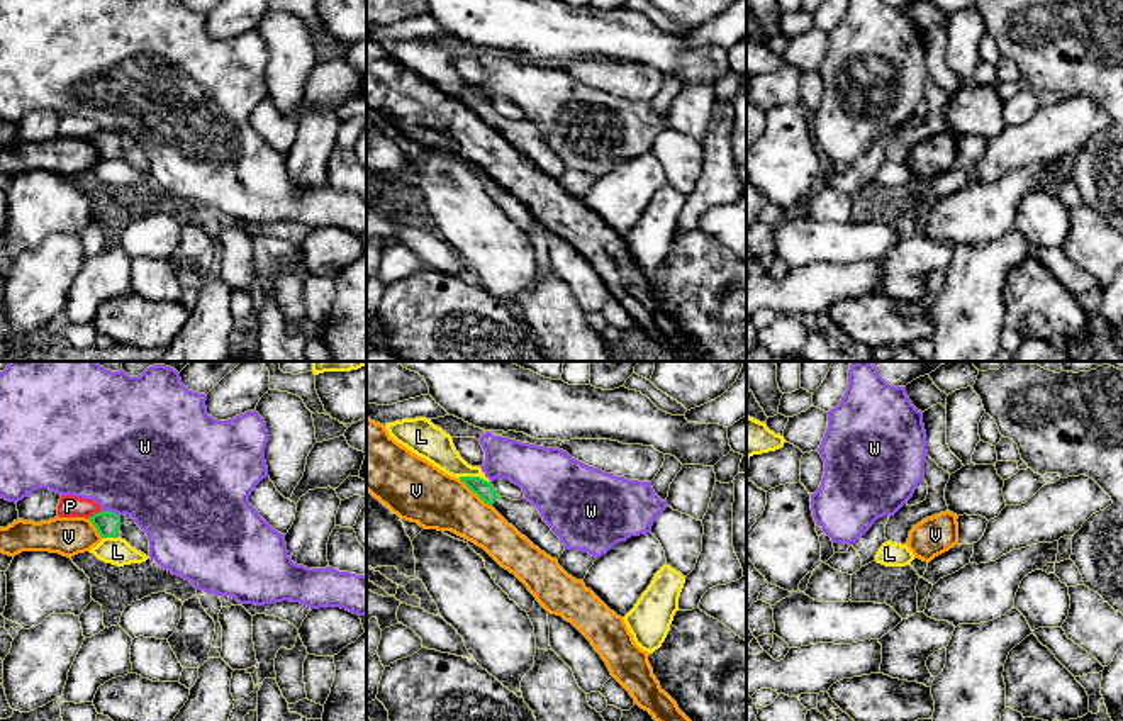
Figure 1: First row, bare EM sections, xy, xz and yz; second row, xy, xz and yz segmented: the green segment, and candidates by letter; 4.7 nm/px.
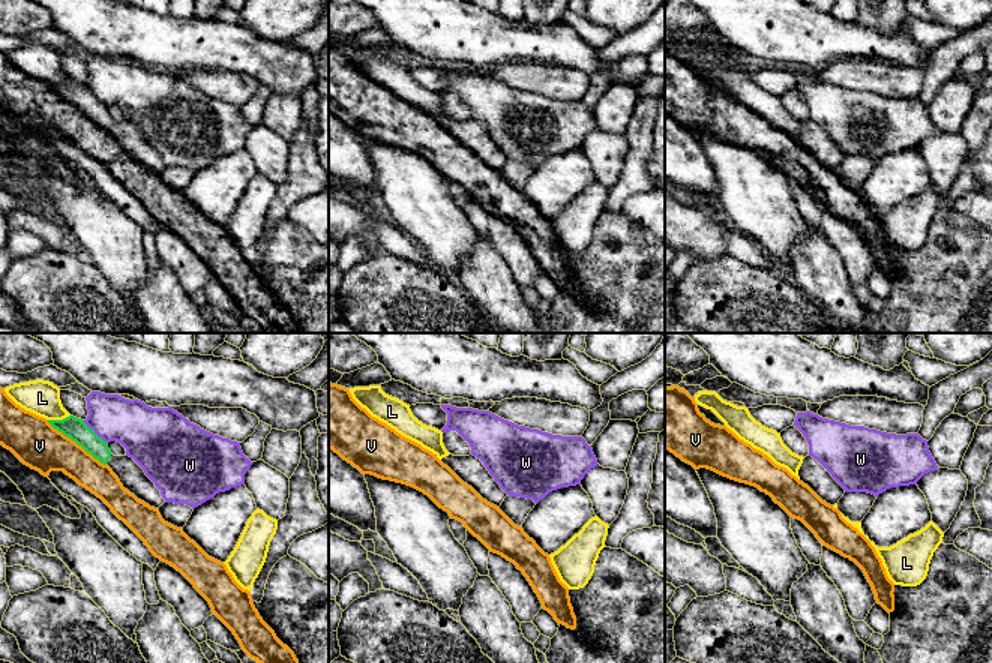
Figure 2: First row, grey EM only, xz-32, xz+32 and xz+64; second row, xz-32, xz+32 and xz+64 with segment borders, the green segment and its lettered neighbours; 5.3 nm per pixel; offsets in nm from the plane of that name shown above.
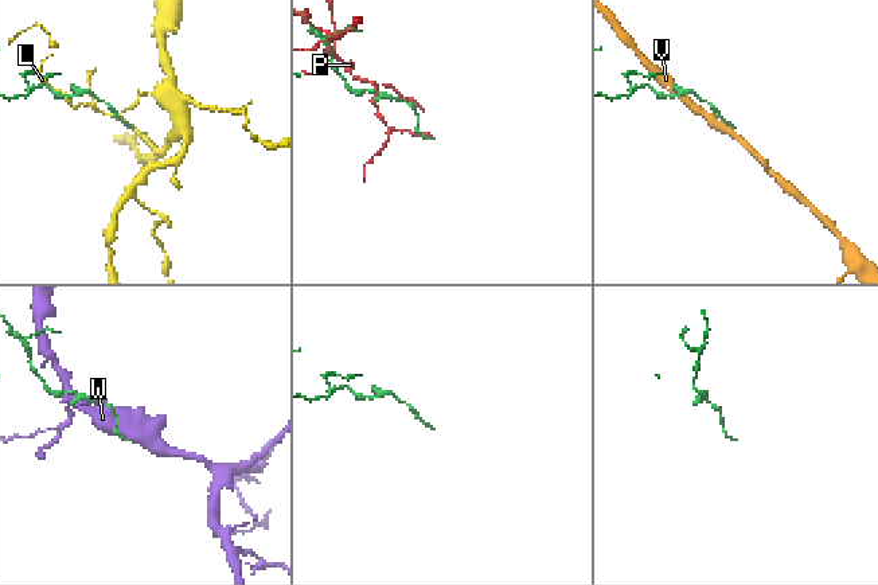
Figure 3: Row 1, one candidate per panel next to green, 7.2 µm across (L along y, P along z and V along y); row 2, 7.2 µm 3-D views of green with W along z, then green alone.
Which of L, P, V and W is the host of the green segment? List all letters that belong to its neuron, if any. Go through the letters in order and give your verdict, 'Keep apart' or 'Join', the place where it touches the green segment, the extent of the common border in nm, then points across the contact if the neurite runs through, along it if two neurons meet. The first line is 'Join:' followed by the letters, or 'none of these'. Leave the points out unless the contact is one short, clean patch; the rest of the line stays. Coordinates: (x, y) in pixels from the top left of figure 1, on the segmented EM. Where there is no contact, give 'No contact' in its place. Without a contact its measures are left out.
Join: none of these
L: Keep apart. Touches green at xz (474, 477). Shared border 150 nm
P: Keep apart. Touches green at xy (94, 514). Shared border 90 nm
V: Keep apart. Touches green at xz (475, 492). Shared border 200 nm. Boundary: xz (458, 479), (491, 506)
W: Keep apart. Touches green at xy (109, 511). Shared border 90 nm

